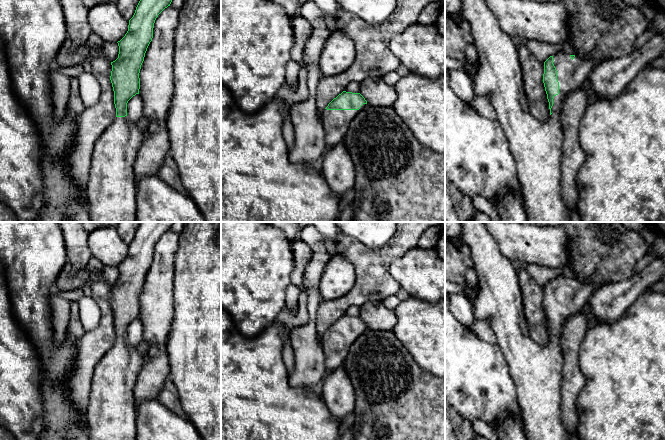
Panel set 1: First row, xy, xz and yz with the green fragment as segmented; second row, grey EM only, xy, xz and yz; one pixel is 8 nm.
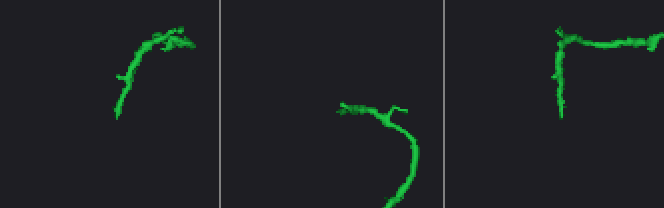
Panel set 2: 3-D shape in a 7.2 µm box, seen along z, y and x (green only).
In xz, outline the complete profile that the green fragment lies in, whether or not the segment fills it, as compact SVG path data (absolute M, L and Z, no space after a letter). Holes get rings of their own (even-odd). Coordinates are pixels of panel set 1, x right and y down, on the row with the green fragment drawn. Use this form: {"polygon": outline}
{"polygon": "M343 91L320 112L328 149L335 147L343 139L350 122L366 104L367 101L360 93Z"}

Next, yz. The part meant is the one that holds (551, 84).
{"polygon": "M460 0L461 17L466 20L471 28L474 45L477 48L480 67L474 80L476 96L488 98L497 114L497 122L509 142L510 150L517 164L517 174L522 187L522 194L527 212L527 222L571 222L570 213L566 208L561 192L561 160L563 147L563 127L561 123L562 104L568 93L586 82L588 74L604 59L583 60L576 55L559 52L550 56L544 62L543 83L549 102L550 118L542 122L534 118L528 109L524 97L522 84L522 71L517 51L517 40L508 36L499 26L497 17L488 8L485 0Z"}

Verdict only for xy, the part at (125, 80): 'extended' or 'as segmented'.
extended

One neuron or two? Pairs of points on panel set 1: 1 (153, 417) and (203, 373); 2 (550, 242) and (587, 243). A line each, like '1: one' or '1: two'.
1: two
2: two

